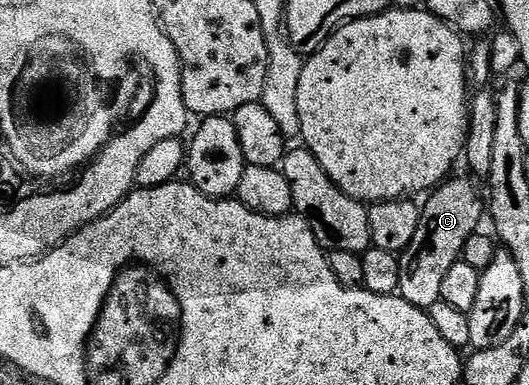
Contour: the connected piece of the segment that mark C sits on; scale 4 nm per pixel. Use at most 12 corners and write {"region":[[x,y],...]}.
{"region":[[472,177],[424,199],[397,294],[428,312],[487,202]]}

